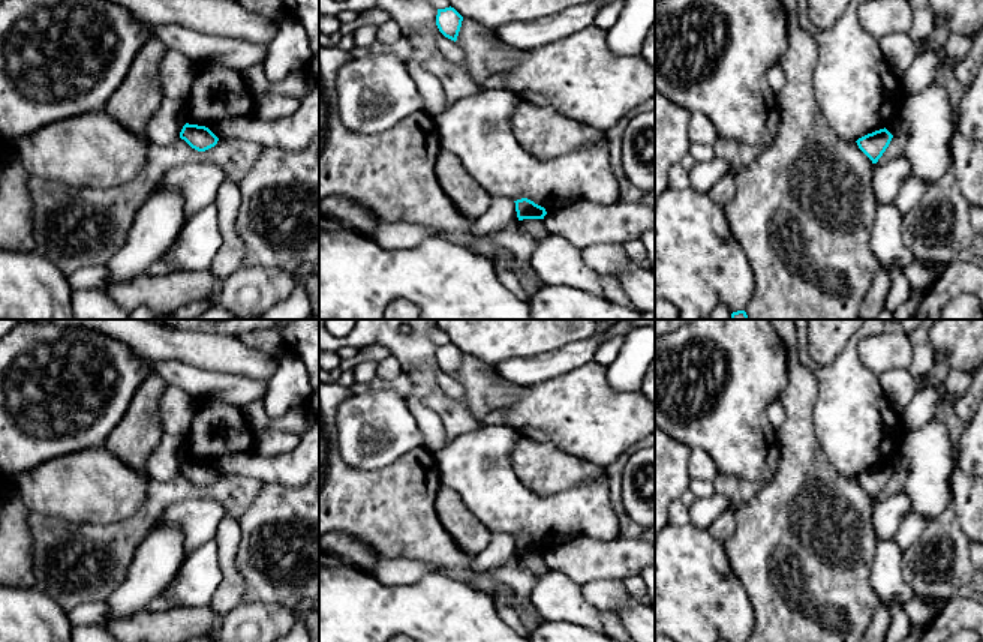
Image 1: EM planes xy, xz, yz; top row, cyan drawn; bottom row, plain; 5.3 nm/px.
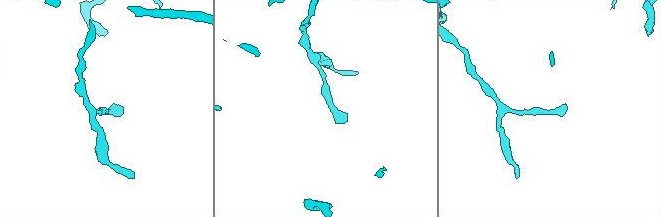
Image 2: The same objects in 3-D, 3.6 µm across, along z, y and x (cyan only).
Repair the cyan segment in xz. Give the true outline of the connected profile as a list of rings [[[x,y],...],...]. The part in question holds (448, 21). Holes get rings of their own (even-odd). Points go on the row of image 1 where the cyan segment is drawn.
[[[454,8],[438,9],[436,26],[439,32],[451,39],[457,40],[463,16]]]

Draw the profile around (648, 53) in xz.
[[[655,24],[643,40],[641,57],[655,68]]]

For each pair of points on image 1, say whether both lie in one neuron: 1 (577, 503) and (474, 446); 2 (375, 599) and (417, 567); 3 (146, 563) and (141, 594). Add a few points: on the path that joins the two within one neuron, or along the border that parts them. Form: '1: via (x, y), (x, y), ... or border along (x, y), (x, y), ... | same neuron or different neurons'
1: via (547, 506), (514, 506), (484, 476) | same neuron
2: border along (427, 573), (412, 584), (381, 584), (372, 575) | different neurons
3: via (146, 570), (146, 579), (141, 587) | same neuron

